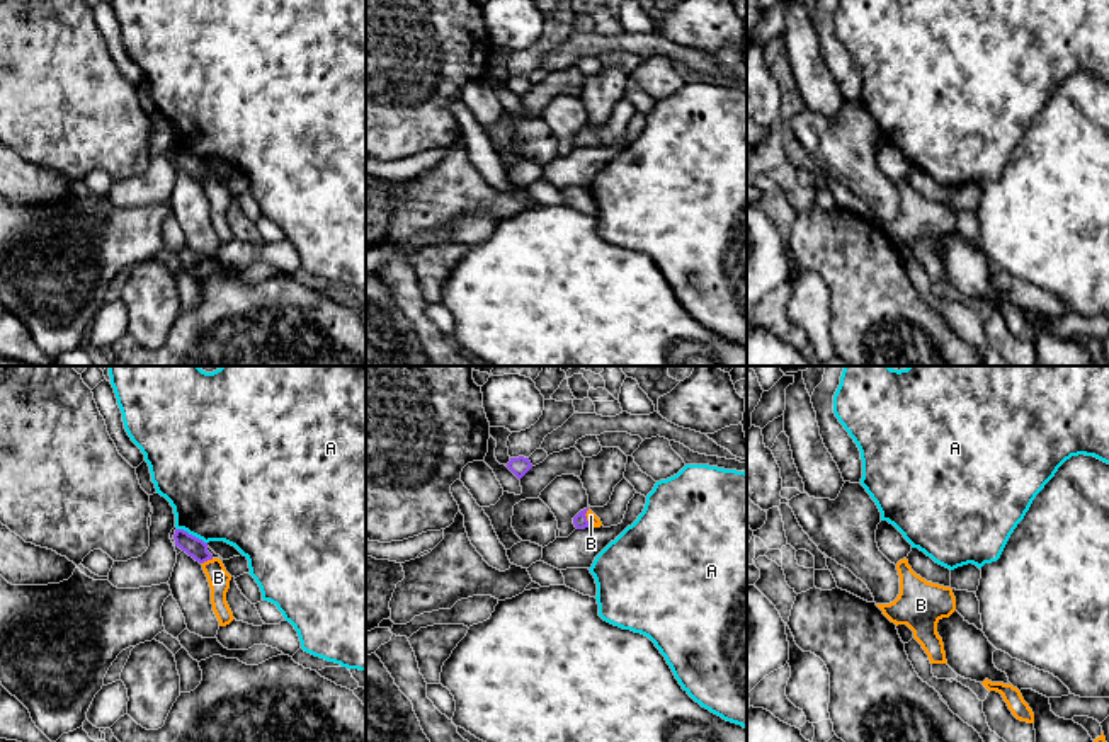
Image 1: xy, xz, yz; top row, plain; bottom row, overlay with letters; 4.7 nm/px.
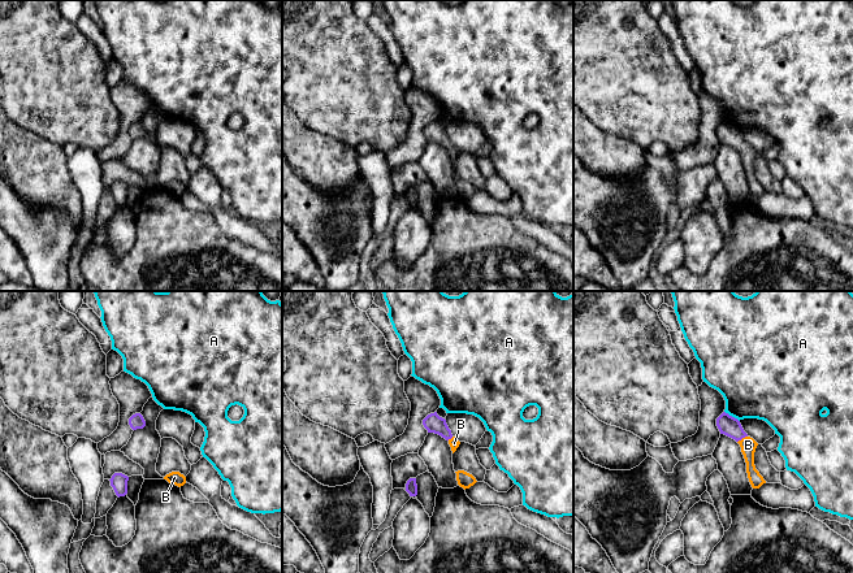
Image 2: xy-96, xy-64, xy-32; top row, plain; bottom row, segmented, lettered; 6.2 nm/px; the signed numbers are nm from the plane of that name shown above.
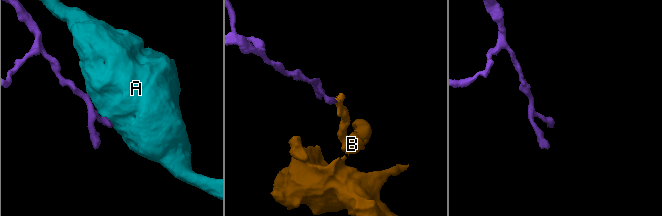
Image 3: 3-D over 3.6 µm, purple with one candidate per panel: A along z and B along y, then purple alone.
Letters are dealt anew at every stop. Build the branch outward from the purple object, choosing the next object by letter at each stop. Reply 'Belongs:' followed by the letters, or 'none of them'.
Belongs: B

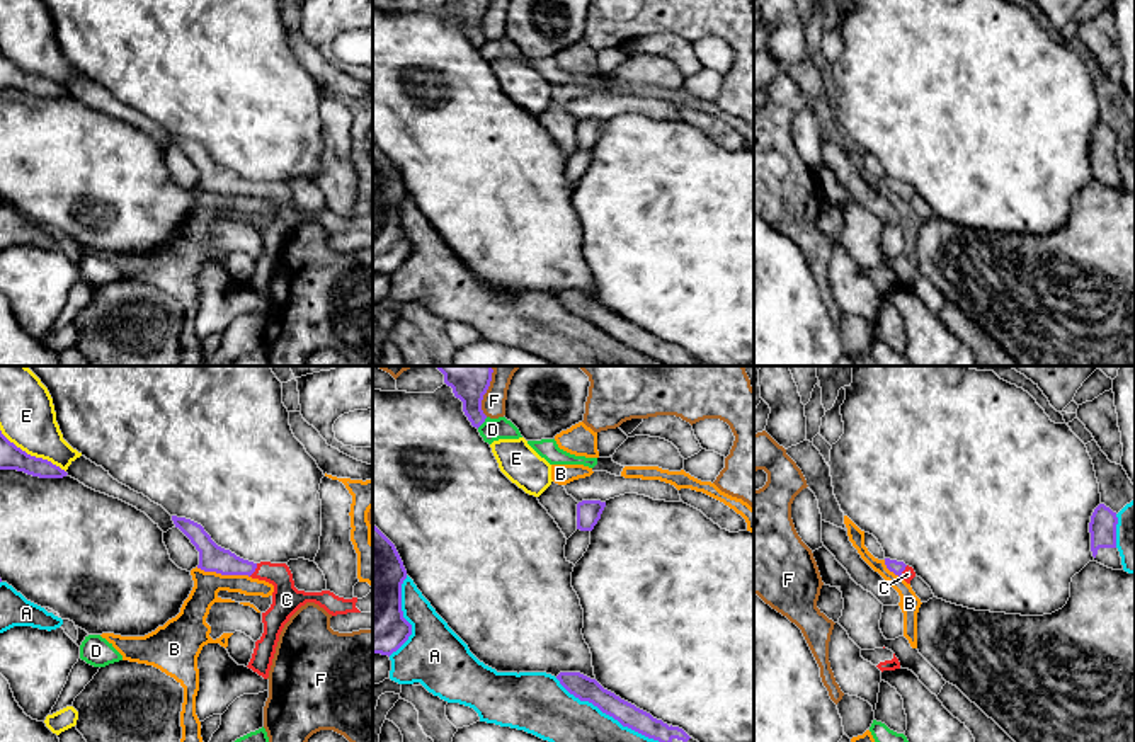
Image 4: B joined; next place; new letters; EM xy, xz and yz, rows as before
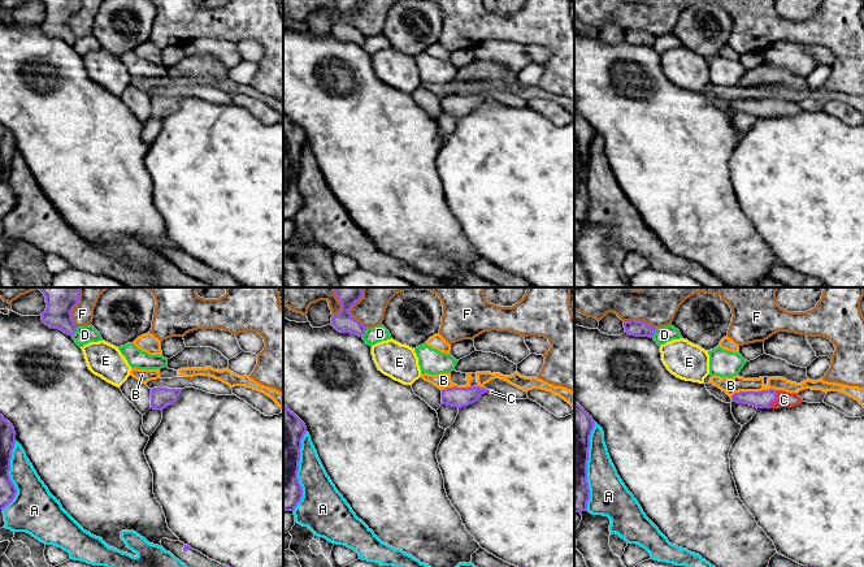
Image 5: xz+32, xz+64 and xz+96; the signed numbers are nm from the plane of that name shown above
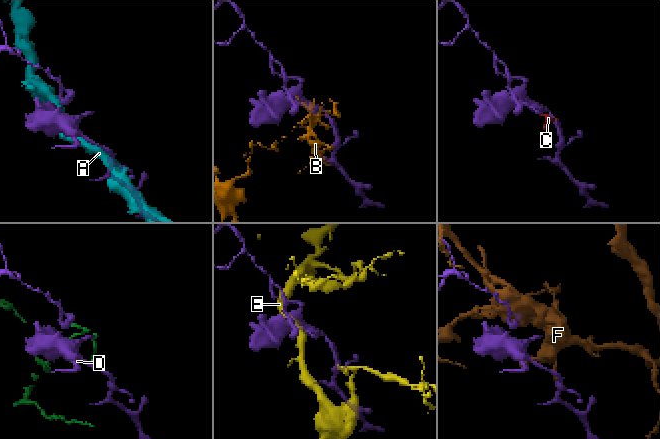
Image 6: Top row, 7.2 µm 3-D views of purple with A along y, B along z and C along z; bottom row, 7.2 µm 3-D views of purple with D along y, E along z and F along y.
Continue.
Belongs: C

